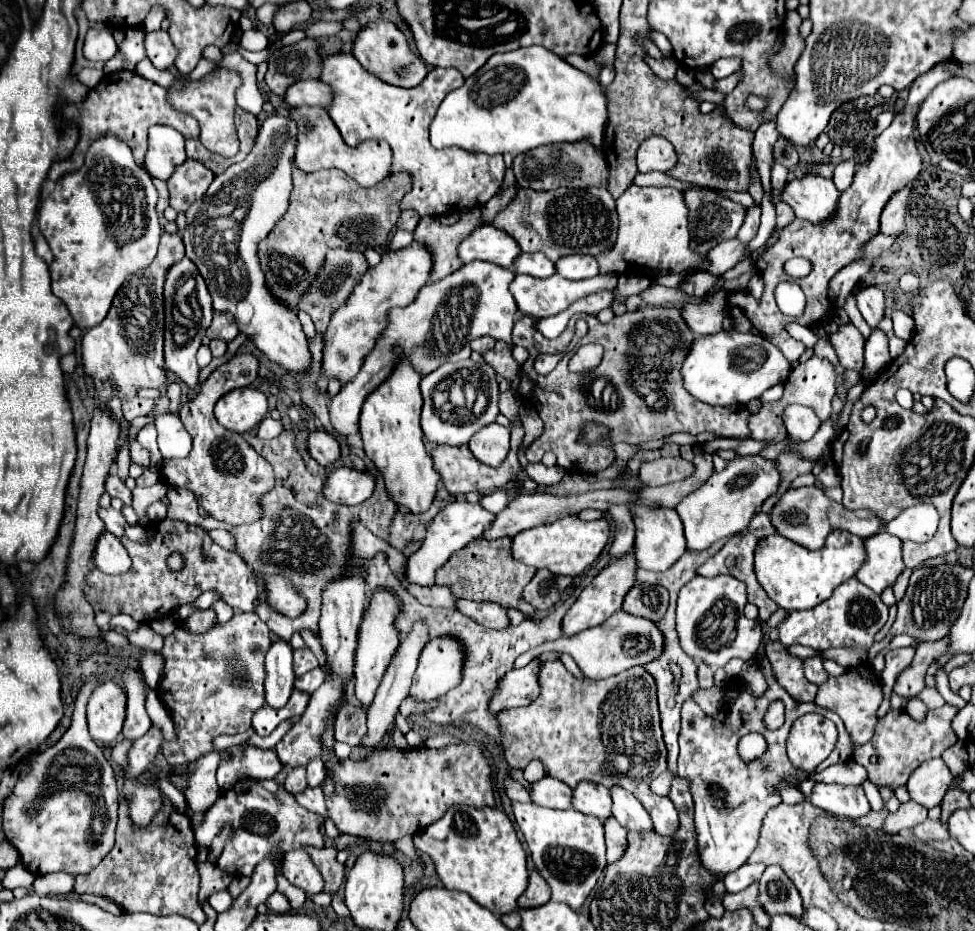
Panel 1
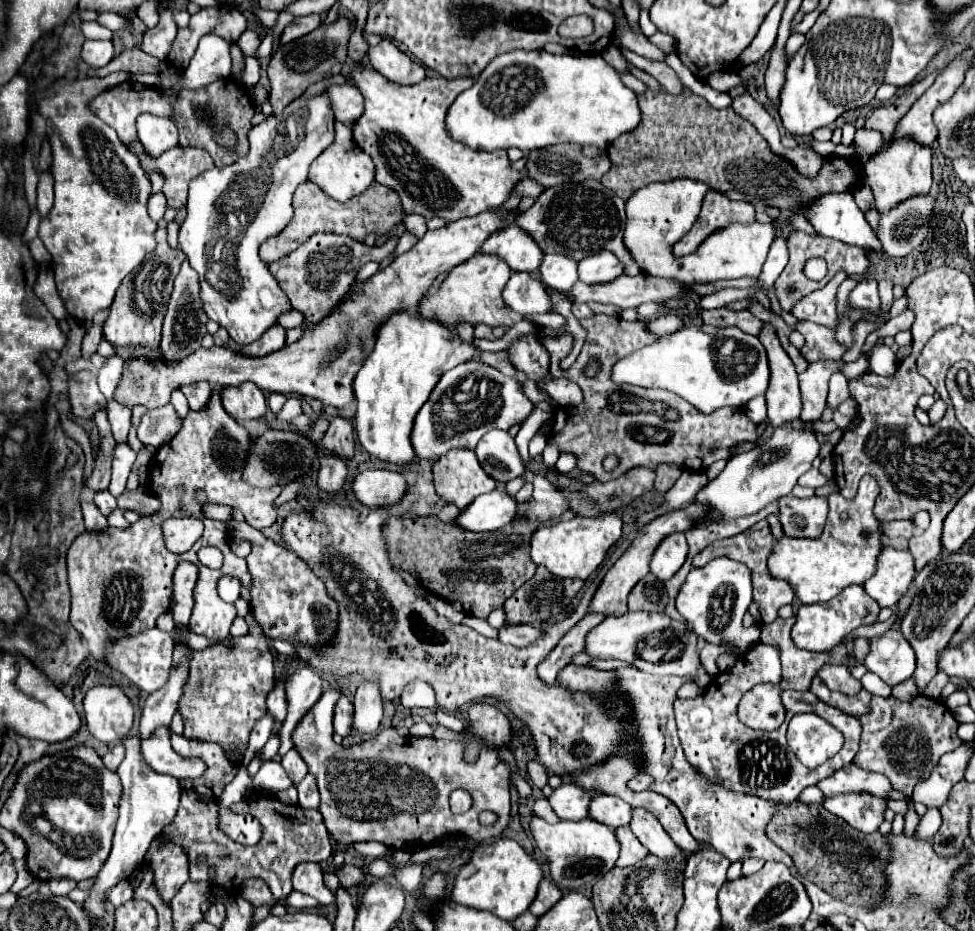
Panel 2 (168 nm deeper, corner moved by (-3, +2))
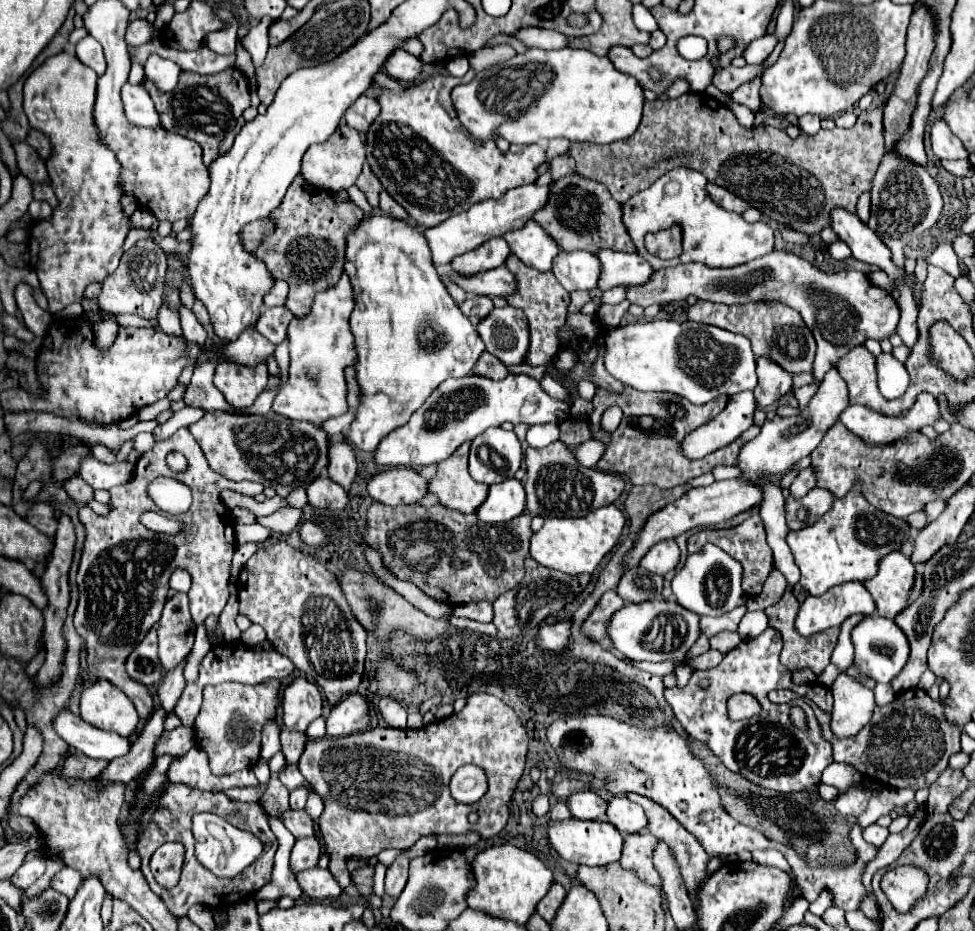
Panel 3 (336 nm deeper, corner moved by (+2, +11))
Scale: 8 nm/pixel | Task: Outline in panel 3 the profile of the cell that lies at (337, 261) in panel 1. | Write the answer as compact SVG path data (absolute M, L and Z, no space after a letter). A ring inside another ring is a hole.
M299 174L289 186L281 206L269 218L275 220L277 230L275 234L267 236L267 242L263 242L263 246L259 246L259 250L253 254L267 266L273 278L281 278L289 284L285 306L297 318L305 318L311 312L313 296L329 290L341 278L347 236L365 218L365 214L353 202L335 204L331 200L331 192L313 188Z

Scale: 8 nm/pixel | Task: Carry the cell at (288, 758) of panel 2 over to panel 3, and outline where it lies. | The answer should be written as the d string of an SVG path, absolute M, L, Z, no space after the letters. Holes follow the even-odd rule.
M281 730L281 752L285 754L287 764L297 764L303 748L305 748L307 736L303 732L293 732L293 730Z

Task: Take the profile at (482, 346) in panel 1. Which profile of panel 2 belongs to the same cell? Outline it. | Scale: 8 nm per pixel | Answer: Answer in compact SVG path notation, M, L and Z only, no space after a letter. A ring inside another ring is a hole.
M478 323L478 325L476 325L476 329L474 329L474 335L476 335L476 337L490 339L490 341L500 339L504 333L506 333L506 329L504 329L504 327L488 327L488 325L484 325L484 323Z

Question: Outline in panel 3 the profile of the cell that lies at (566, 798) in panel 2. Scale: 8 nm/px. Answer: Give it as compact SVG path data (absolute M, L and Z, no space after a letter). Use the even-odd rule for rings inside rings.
M587 790L587 792L575 792L567 796L567 808L571 812L573 818L579 820L595 820L605 816L605 800L601 796L597 796L595 792Z

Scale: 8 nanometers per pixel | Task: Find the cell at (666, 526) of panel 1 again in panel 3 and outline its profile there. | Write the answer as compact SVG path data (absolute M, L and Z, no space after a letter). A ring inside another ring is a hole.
M675 540L659 542L639 562L639 566L643 566L645 570L649 570L653 574L661 574L661 576L671 572L677 564L679 564L679 548L677 548Z

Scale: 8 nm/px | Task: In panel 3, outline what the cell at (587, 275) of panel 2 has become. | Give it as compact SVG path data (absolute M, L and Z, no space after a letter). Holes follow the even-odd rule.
M597 250L595 252L601 274L599 274L599 290L611 290L615 286L629 286L647 282L653 268L647 260L639 258L639 254L627 254L627 252L615 252L615 250Z

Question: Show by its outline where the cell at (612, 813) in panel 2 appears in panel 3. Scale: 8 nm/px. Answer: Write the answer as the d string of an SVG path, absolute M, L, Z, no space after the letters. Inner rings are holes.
M609 796L605 820L611 822L621 834L641 832L647 826L647 816L643 808L625 796Z

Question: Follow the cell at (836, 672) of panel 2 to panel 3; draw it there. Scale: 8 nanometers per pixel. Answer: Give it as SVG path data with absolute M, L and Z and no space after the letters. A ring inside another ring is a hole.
M839 674L831 686L835 706L831 712L831 728L835 736L853 736L861 730L863 724L871 720L875 708L873 690L863 686L857 678Z

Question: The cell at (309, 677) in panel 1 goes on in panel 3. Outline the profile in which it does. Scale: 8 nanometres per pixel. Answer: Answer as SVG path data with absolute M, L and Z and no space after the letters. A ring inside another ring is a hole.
M293 676L281 696L283 726L295 732L305 732L307 726L321 716L323 700L319 688L303 676Z

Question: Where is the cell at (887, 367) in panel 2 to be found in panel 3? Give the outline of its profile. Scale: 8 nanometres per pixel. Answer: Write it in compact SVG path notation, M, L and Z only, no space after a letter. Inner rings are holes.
M881 352L877 356L877 372L879 372L879 390L885 398L899 398L903 390L909 386L909 374L893 354Z

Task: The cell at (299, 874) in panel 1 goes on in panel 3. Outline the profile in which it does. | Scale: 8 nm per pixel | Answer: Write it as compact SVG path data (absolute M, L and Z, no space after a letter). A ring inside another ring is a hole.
M311 868L311 870L303 870L295 874L301 890L315 900L323 900L323 898L335 898L339 896L343 890L339 888L337 880L331 876L329 870L321 870L321 868Z

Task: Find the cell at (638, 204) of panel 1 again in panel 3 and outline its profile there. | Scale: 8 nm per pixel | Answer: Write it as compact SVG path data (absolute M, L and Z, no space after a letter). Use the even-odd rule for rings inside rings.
M675 168L623 204L623 224L637 248L637 254L643 256L655 270L687 262L701 262L713 268L729 268L745 264L773 250L773 230L767 222L759 220L749 224L741 214L727 212L717 206L709 198L705 184L707 178L701 172L691 168ZM673 224L681 224L683 228L683 254L673 260L661 260L649 254L643 240L645 234L671 228Z

